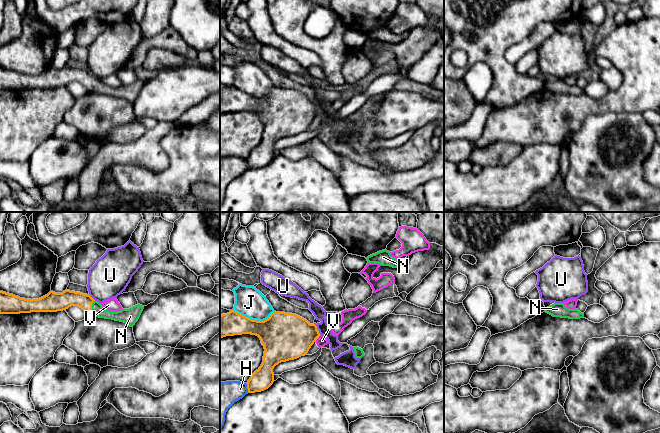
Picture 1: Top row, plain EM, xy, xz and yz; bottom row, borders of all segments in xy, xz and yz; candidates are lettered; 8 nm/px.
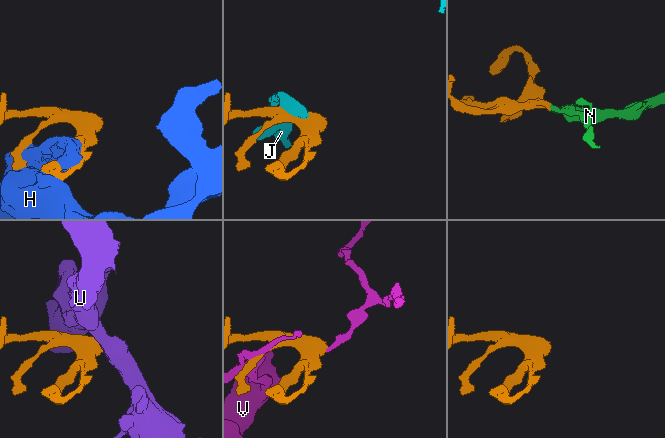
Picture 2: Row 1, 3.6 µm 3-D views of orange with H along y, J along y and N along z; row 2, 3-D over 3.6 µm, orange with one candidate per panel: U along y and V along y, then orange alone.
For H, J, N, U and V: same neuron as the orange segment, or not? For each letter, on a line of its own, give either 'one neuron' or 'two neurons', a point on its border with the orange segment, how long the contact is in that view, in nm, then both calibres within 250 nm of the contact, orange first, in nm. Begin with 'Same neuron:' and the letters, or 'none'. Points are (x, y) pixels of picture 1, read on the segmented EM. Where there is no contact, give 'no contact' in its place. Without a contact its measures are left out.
Same neuron: N
H: two neurons; contact xz (247, 388); length 80 nm; calibres 170 and 240 nm
J: two neurons; contact xz (254, 320); length 340 nm; calibres 340 and 240 nm
N: one neuron; contact xy (91, 308); length 130 nm; calibres 140 and 100 nm
U: two neurons; contact xy (91, 297); length 80 nm; calibres 140 and 320 nm
V: two neurons; no contact

